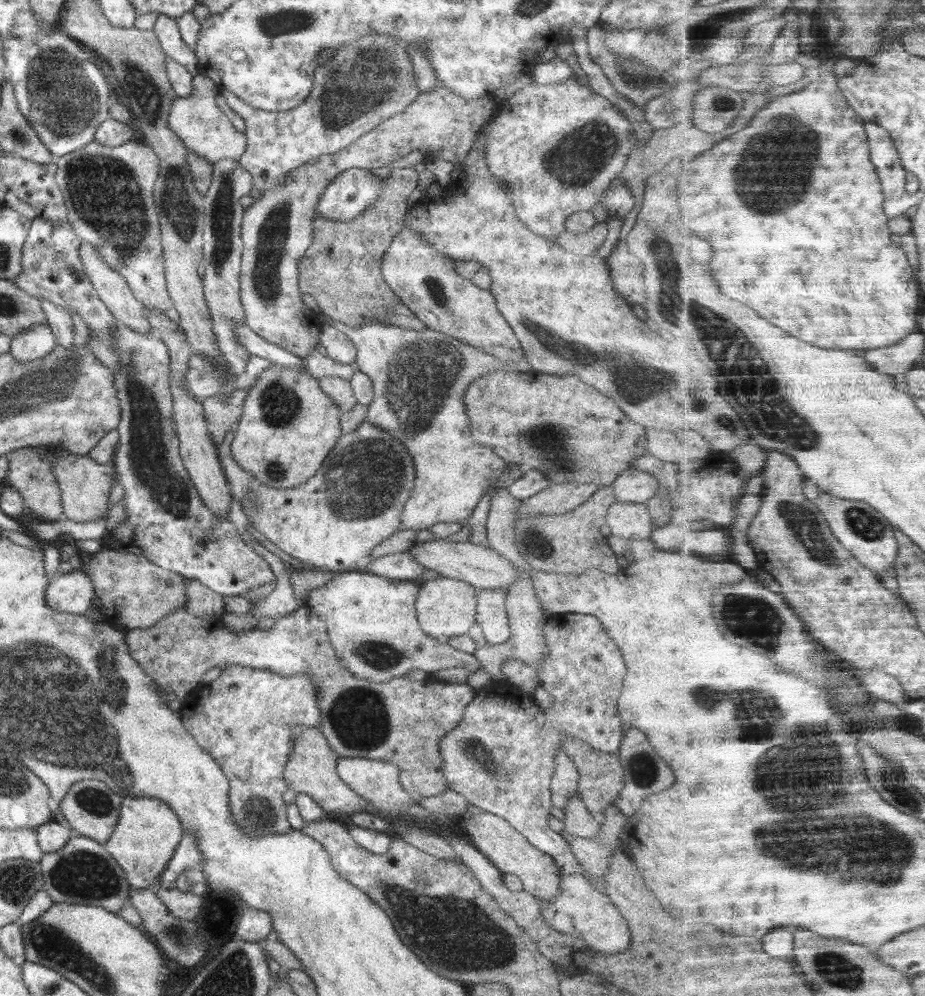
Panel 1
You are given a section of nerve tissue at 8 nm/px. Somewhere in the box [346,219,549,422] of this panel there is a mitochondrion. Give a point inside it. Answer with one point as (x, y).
(434, 288)

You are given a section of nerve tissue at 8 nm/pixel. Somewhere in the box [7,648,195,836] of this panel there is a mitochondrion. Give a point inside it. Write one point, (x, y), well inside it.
(93, 802)

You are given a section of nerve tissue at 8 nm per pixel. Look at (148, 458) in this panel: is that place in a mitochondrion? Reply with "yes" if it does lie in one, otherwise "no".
yes

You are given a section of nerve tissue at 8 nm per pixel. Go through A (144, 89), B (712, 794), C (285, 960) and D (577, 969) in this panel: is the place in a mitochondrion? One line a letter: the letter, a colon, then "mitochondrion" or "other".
A: mitochondrion
B: other
C: other
D: other

